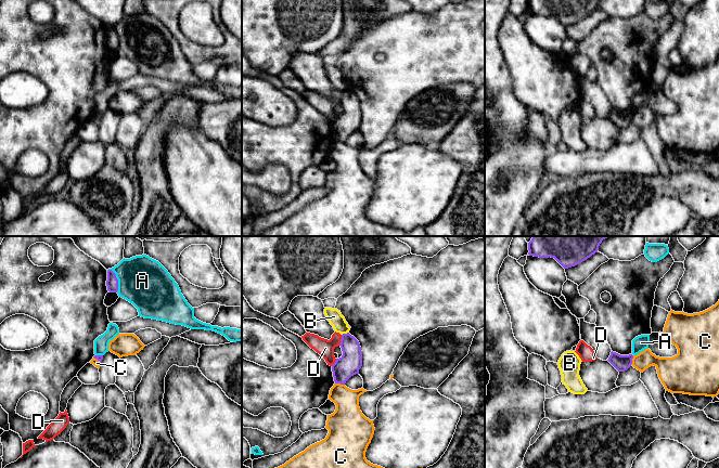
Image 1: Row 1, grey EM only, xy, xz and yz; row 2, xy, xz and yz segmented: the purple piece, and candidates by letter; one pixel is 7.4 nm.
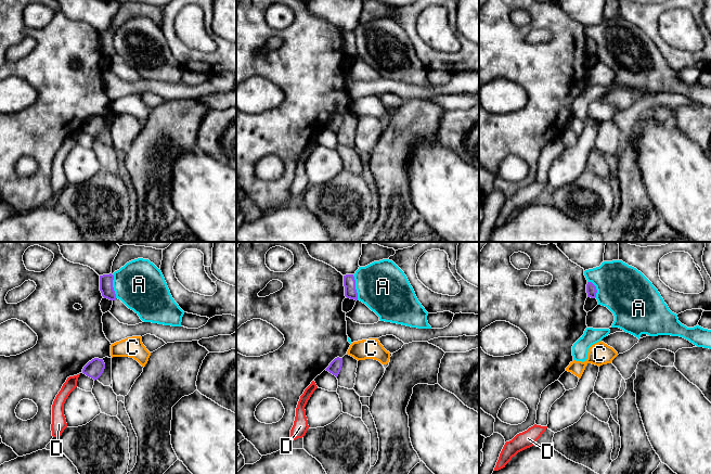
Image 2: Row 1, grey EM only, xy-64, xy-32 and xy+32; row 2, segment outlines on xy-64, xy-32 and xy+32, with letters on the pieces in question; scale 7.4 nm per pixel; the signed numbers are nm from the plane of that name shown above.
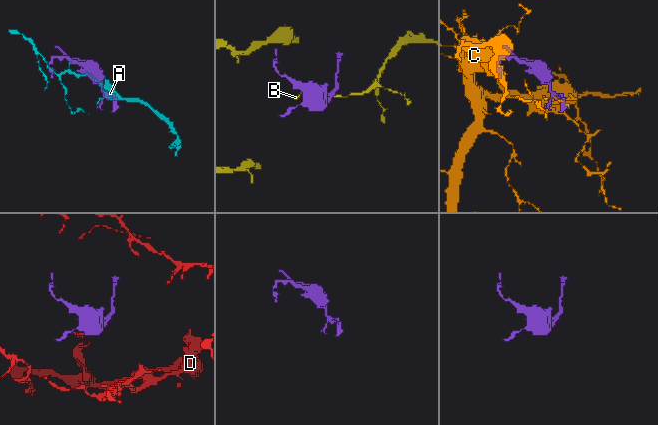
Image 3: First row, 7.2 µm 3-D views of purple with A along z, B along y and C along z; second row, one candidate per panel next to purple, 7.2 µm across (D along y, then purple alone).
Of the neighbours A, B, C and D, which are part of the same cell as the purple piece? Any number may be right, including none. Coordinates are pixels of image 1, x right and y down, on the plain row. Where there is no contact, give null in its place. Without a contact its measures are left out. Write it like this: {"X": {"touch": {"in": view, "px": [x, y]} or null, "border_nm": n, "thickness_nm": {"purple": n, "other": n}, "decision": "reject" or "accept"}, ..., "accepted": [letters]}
{"A": {"touch": {"in": "xy", "px": [117, 37]}, "border_nm": 190, "thickness_nm": {"purple": 90, "other": 360}, "decision": "reject"}, "B": {"touch": {"in": "xz", "px": [345, 91]}, "border_nm": 60, "thickness_nm": {"purple": 160, "other": 110}, "decision": "reject"}, "C": {"touch": {"in": "xz", "px": [339, 140]}, "border_nm": 70, "thickness_nm": {"purple": 160, "other": 200}, "decision": "reject"}, "D": {"touch": {"in": "xz", "px": [341, 98]}, "border_nm": 80, "thickness_nm": {"purple": 160, "other": 130}, "decision": "reject"}, "accepted": []}

